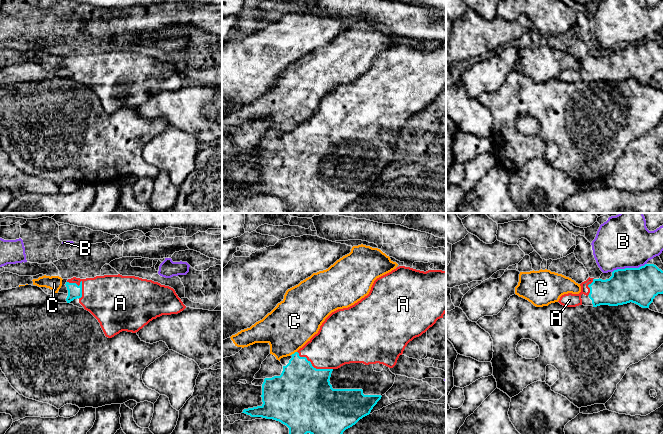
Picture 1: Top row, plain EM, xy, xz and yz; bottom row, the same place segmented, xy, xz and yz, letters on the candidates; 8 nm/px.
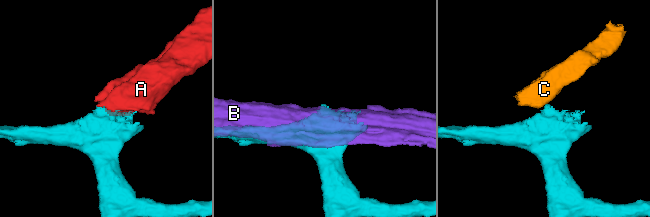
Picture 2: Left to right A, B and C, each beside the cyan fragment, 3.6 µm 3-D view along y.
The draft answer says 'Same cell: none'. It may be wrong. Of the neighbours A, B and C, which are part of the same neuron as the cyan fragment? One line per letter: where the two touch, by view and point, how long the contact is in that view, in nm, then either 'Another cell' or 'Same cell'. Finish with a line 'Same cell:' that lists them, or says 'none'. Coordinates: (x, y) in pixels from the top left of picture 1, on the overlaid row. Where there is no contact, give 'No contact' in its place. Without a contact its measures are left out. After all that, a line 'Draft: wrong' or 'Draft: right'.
A: Touches cyan at xz (312, 366). Shared border 320 nm. Same cell
B: Touches cyan at yz (629, 268). Shared border 280 nm. Another cell
C: Touches cyan at xz (294, 353). Shared border 60 nm. Another cell
Same cell: A
Draft: wrong

